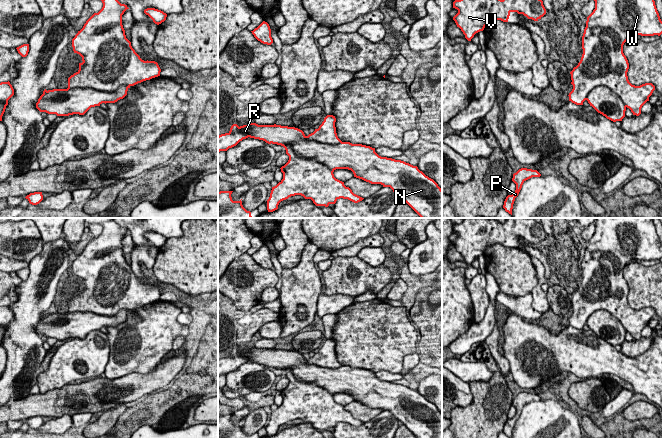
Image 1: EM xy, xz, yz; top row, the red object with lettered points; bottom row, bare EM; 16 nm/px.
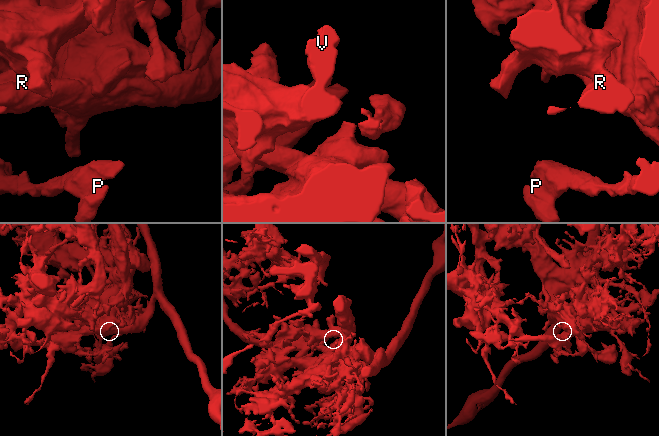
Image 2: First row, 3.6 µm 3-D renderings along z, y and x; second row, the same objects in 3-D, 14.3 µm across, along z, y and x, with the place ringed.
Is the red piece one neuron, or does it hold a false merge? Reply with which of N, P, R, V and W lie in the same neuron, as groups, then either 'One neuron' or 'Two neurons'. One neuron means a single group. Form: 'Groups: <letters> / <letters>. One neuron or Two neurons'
Groups: N R / P V W. Two neurons

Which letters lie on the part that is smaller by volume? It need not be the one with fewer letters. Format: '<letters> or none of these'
N, R

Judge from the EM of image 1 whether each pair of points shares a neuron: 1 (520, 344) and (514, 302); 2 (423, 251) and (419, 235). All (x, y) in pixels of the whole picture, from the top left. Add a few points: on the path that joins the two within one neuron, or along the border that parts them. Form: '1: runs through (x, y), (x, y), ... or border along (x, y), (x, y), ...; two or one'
1: border along (514, 312), (531, 322); two
2: border along (426, 228), (426, 238), (411, 249); two

